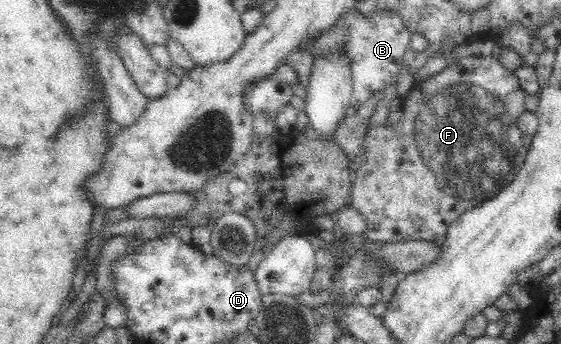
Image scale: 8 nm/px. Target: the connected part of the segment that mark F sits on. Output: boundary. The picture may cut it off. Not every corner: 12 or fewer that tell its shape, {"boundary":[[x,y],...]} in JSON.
{"boundary":[[497,52],[368,124],[364,238],[433,241],[524,165]]}

